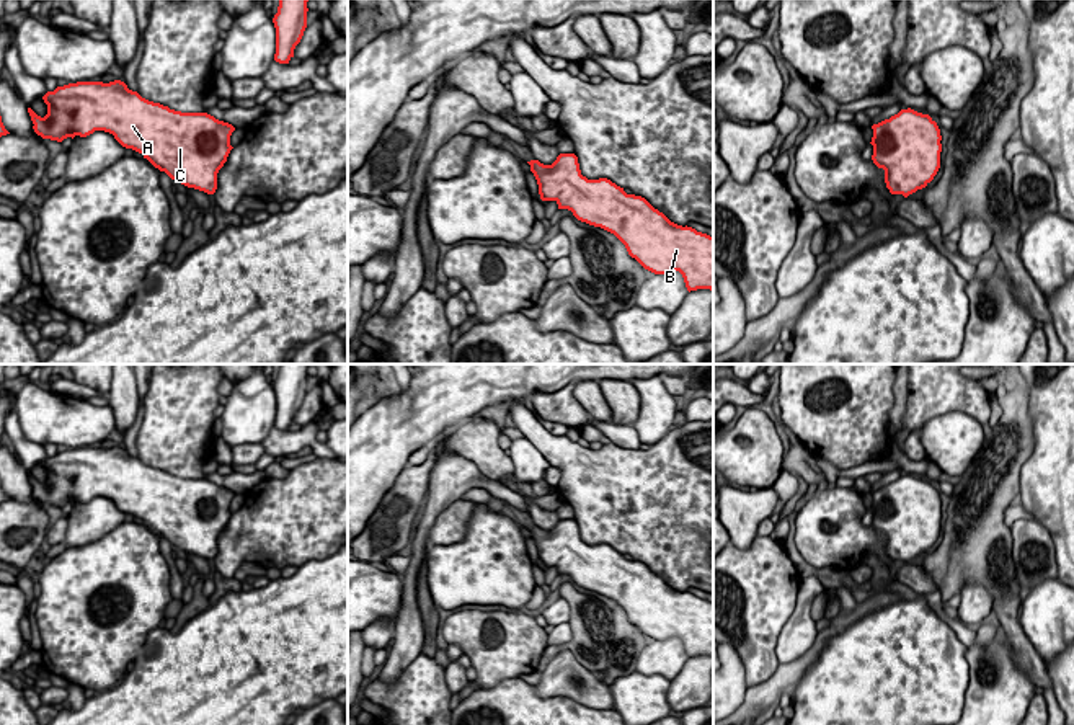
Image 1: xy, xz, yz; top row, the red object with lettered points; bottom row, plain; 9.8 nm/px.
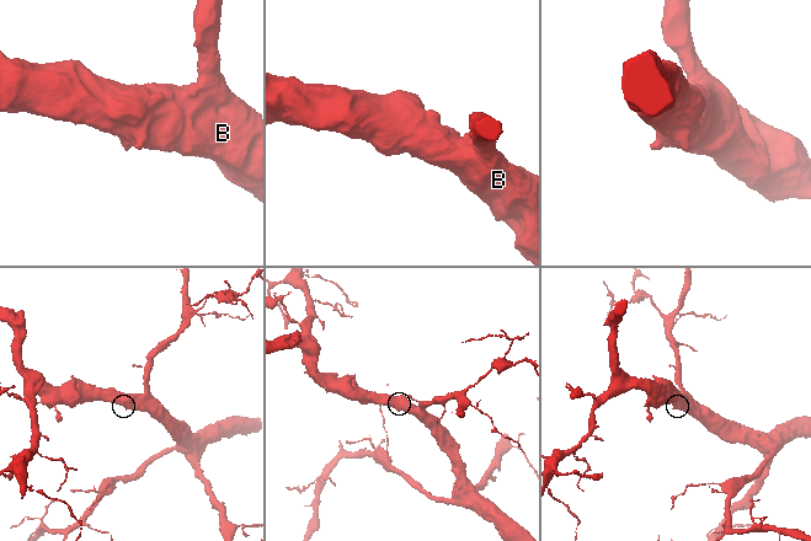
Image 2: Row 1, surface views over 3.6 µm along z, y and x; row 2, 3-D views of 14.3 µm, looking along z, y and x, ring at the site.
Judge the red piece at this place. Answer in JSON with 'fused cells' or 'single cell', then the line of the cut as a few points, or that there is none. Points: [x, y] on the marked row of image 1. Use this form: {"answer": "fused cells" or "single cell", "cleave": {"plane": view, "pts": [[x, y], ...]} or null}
{"answer": "single cell", "cleave": null}

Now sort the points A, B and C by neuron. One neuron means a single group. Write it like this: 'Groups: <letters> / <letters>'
Groups: A B C

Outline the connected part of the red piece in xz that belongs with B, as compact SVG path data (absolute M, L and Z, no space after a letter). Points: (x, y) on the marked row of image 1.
M560 153L552 165L539 160L527 162L534 173L542 201L555 201L558 209L568 209L573 216L594 227L614 234L645 269L655 274L679 271L687 291L713 291L713 237L671 222L645 198L627 194L607 178L588 180L581 175L575 153Z

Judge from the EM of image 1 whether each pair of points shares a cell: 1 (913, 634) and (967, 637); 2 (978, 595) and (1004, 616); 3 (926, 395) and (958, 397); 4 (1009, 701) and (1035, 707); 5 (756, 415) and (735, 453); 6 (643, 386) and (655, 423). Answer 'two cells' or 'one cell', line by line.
1: two cells
2: two cells
3: one cell
4: two cells
5: one cell
6: one cell

